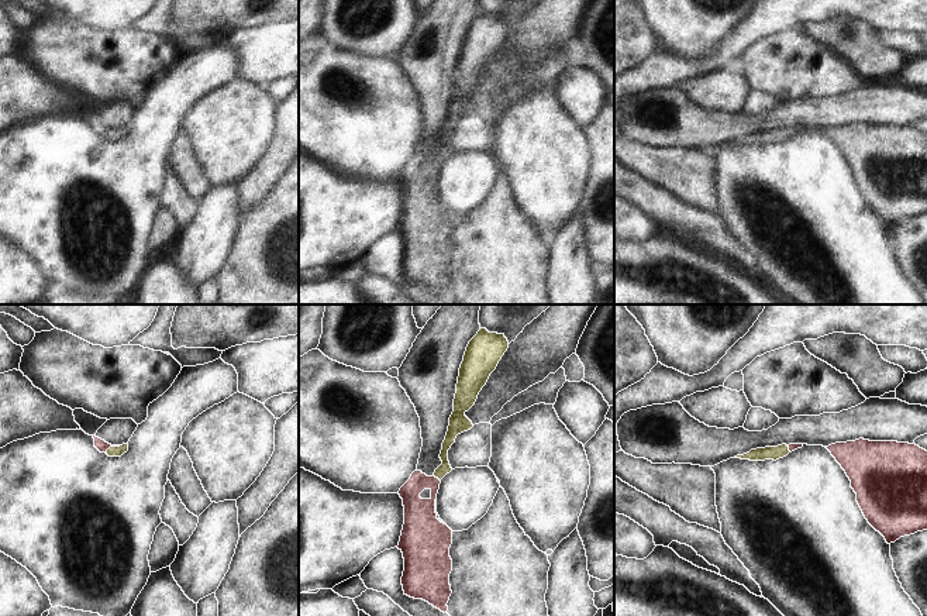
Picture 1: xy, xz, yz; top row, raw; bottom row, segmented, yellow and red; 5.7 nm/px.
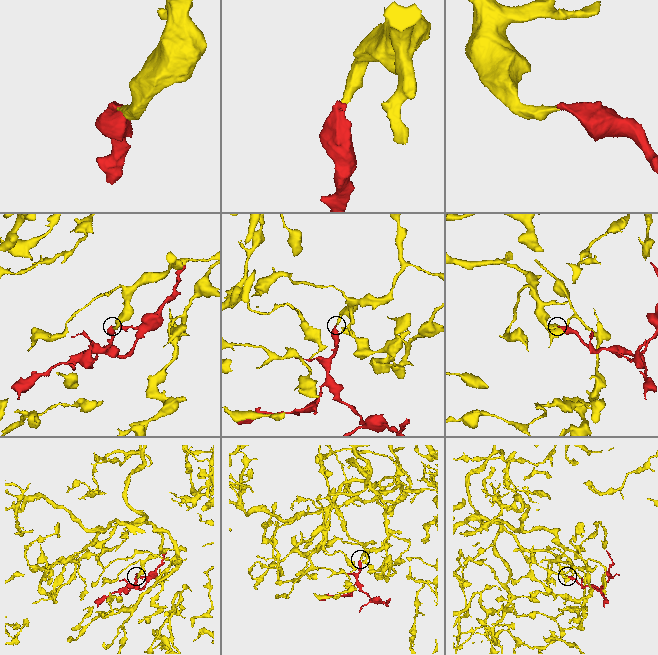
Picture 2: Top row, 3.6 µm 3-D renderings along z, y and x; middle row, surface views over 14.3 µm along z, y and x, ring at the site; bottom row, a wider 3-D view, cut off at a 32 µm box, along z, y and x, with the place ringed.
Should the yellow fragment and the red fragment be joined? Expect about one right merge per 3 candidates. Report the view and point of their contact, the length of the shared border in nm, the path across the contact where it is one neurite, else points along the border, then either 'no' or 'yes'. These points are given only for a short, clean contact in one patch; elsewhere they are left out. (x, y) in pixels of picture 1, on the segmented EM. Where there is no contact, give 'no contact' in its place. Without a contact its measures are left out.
meets yellow in xy at (112, 447); contact 100 nm long; runs through xy (113, 451), (112, 447), (102, 446); yes

